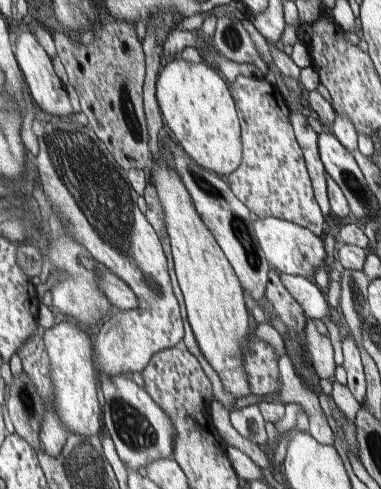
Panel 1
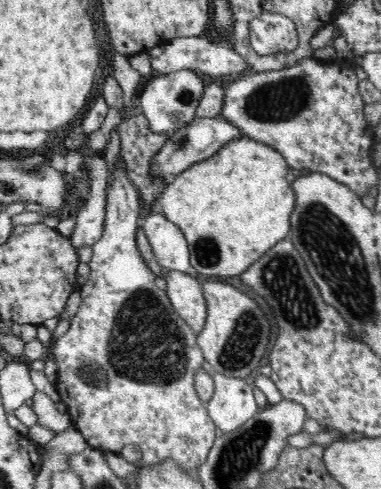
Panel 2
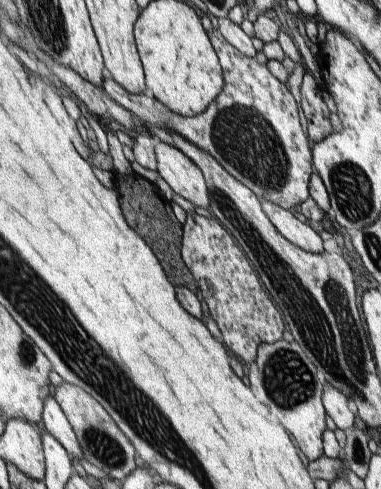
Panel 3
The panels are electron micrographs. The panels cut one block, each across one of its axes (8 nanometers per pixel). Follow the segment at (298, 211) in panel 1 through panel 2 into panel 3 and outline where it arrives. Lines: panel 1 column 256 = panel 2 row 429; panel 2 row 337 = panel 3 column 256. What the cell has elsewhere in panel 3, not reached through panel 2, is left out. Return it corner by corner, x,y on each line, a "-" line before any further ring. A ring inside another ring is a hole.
213,28
209,32
209,40
213,40
213,48
217,48
217,56
221,56
223,88
199,116
179,116
149,92
131,94
109,76
101,88
137,122
149,122
163,130
181,134
185,140
209,152
225,172
249,186
259,200
269,200
291,210
295,204
309,198
309,178
313,176
311,142
299,126
297,104
287,92
287,84
279,82
267,66
259,66
253,58
243,56

